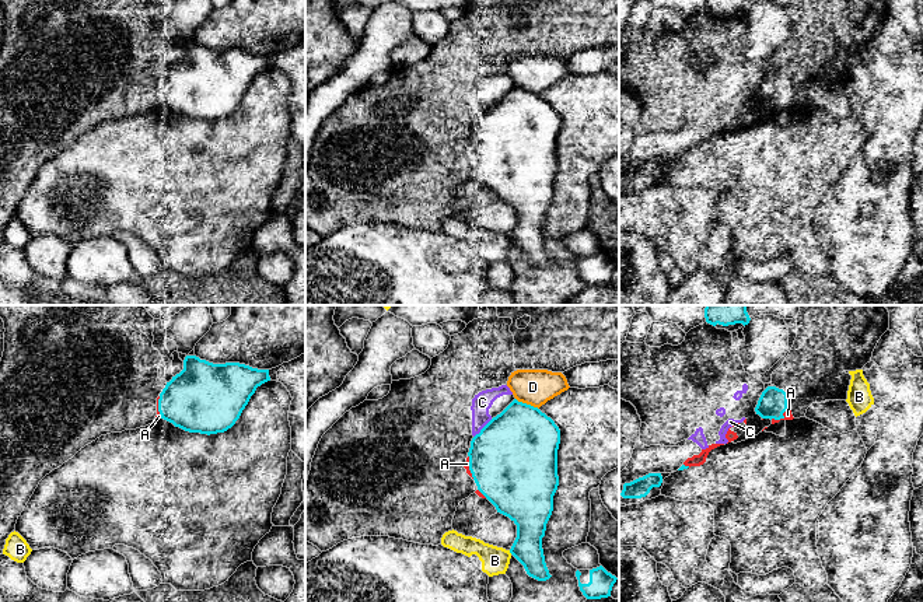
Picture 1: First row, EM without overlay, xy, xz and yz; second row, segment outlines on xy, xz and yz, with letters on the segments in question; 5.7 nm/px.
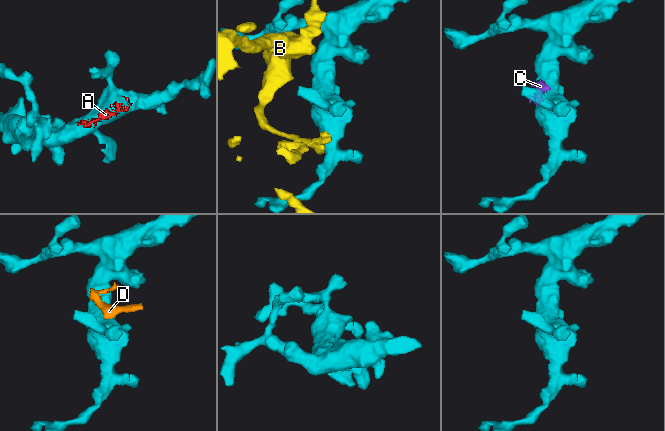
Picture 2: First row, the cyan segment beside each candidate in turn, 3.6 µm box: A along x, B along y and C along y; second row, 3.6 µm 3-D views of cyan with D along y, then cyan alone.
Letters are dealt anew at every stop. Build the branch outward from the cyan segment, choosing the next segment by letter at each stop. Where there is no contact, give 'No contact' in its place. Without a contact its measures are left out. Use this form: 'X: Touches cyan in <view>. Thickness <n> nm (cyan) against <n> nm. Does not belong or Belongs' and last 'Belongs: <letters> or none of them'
A: Touches cyan in yz. Thickness 160 nm (cyan) against 50 nm. Belongs
B: Touches cyan in xz. Thickness 200 nm (cyan) against 160 nm. Does not belong
C: Touches cyan in xz. Thickness 500 nm (cyan) against 110 nm. Does not belong
D: Touches cyan in xz. Thickness 440 nm (cyan) against 200 nm. Does not belong
Belongs: A

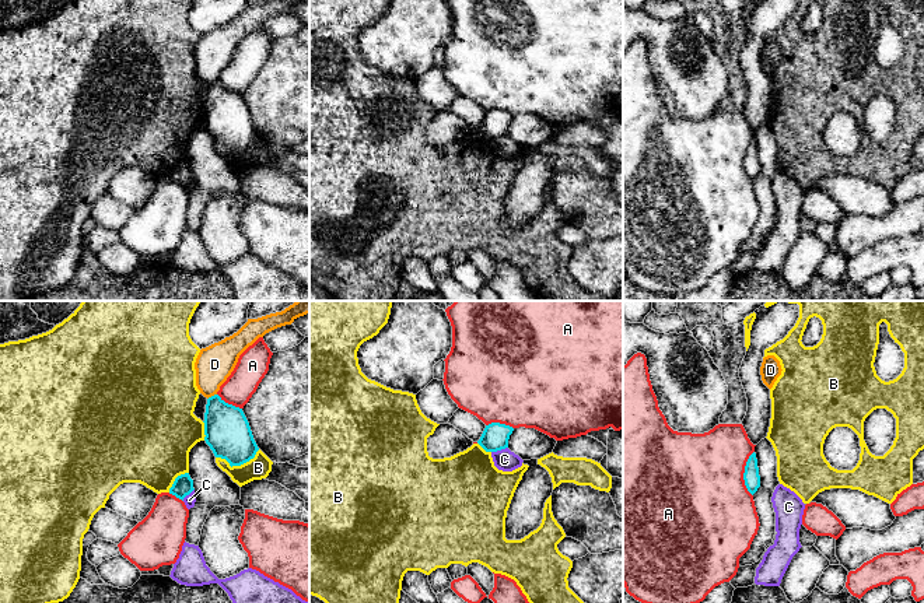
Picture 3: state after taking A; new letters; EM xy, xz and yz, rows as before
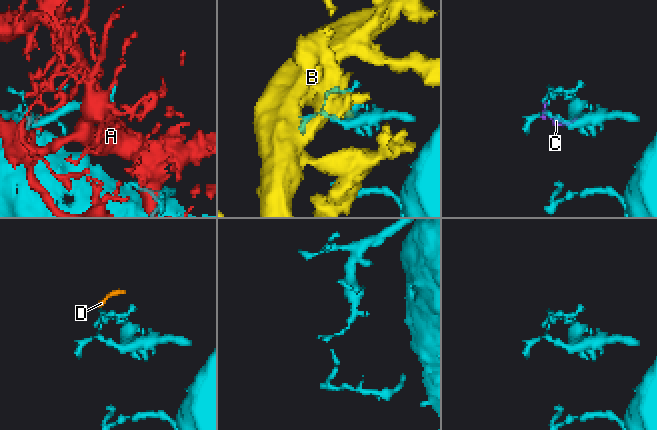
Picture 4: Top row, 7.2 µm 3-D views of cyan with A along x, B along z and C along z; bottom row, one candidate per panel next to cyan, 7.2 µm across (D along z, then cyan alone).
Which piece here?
A: Touches cyan in yz. Thickness 100 nm (cyan) against 500 nm. Does not belong
B: Touches cyan in xy. Thickness 260 nm (cyan) against 130 nm. Does not belong
C: Touches cyan in xz. Thickness 150 nm (cyan) against 120 nm. Does not belong
D: Touches cyan in xy. Thickness 260 nm (cyan) against 220 nm. Does not belong
Belongs: none of them

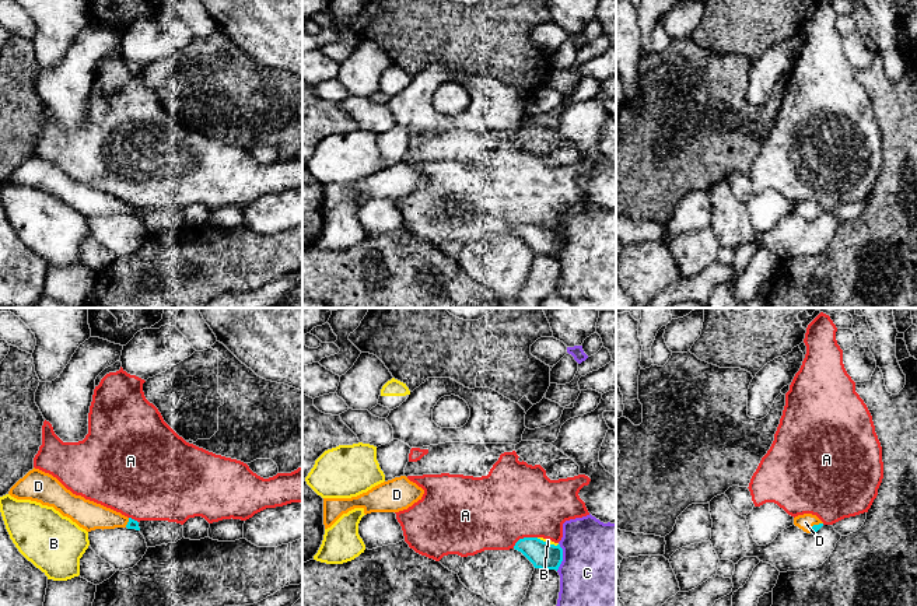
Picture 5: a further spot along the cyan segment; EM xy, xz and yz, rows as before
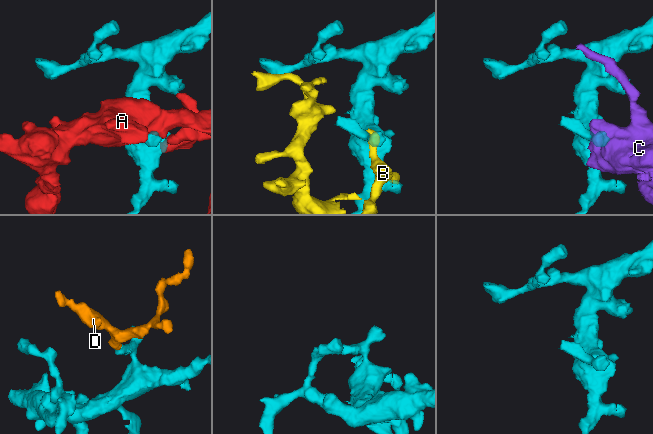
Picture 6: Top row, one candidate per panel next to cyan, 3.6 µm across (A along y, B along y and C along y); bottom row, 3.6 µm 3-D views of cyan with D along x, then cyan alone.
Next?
A: Touches cyan in xz. Thickness 160 nm (cyan) against 440 nm. Does not belong
B: Touches cyan in xz. Thickness 160 nm (cyan) against 20 nm. Does not belong
C: Touches cyan in xz. Thickness 160 nm (cyan) against 480 nm. Does not belong
D: Touches cyan in yz. Thickness 50 nm (cyan) against 90 nm. Belongs
Belongs: D

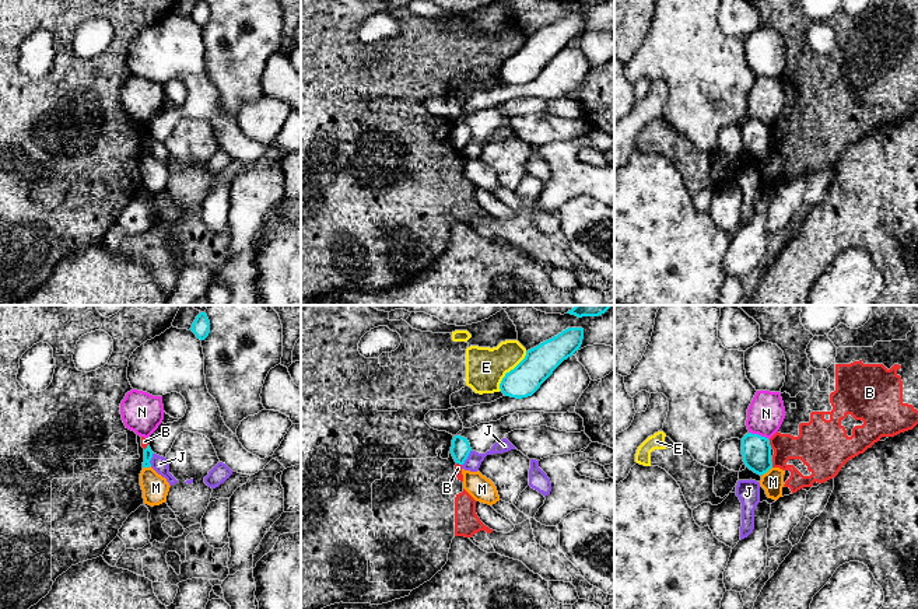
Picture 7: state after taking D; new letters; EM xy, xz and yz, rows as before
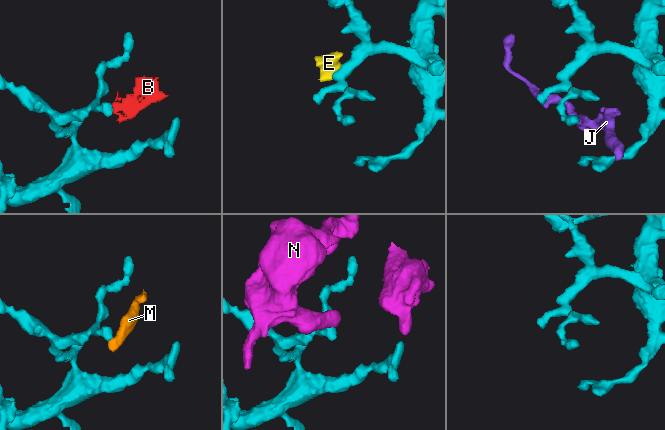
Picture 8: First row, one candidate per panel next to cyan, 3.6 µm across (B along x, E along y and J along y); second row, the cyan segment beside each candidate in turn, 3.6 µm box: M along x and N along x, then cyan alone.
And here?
B: Touches cyan in yz. Thickness 170 nm (cyan) against 200 nm. Does not belong
E: Touches cyan in xz. Thickness 190 nm (cyan) against 220 nm. Does not belong
J: Touches cyan in xz. Thickness 110 nm (cyan) against 90 nm. Does not belong
M: Touches cyan in yz. Thickness 170 nm (cyan) against 130 nm. Does not belong
N: Touches cyan in yz. Thickness 170 nm (cyan) against 220 nm. Does not belong
Belongs: none of them

